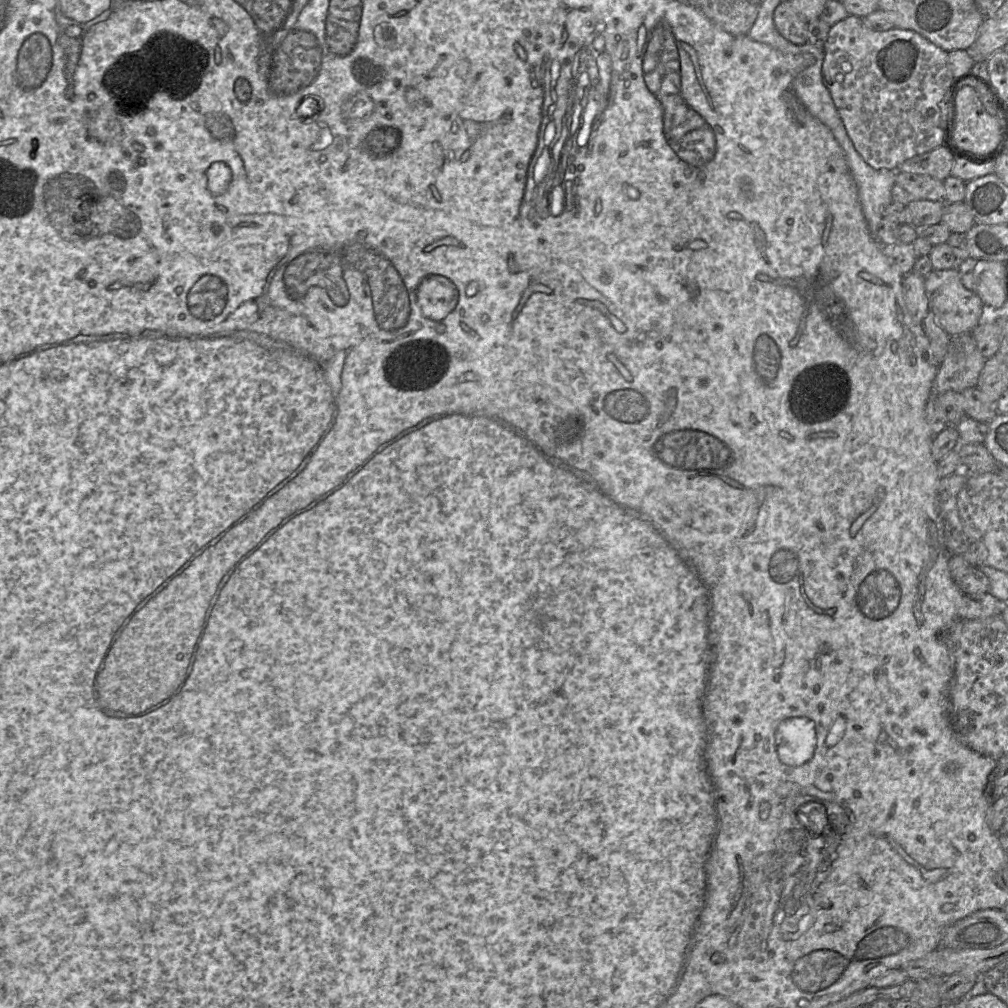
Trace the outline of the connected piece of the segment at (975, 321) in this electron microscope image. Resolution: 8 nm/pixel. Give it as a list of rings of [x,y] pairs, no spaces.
[[[956,268],[932,270],[925,276],[925,291],[929,302],[929,311],[933,313],[938,325],[949,336],[971,333],[982,322],[986,307],[978,295],[962,284]]]

